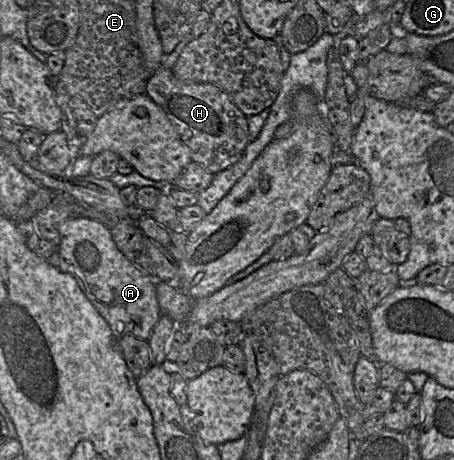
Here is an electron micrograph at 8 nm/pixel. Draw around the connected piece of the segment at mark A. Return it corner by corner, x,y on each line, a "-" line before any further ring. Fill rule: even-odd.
88,217
70,218
60,223
58,229
59,270
75,278
117,339
130,334
148,340
161,316
155,280
119,250
111,230
99,221

